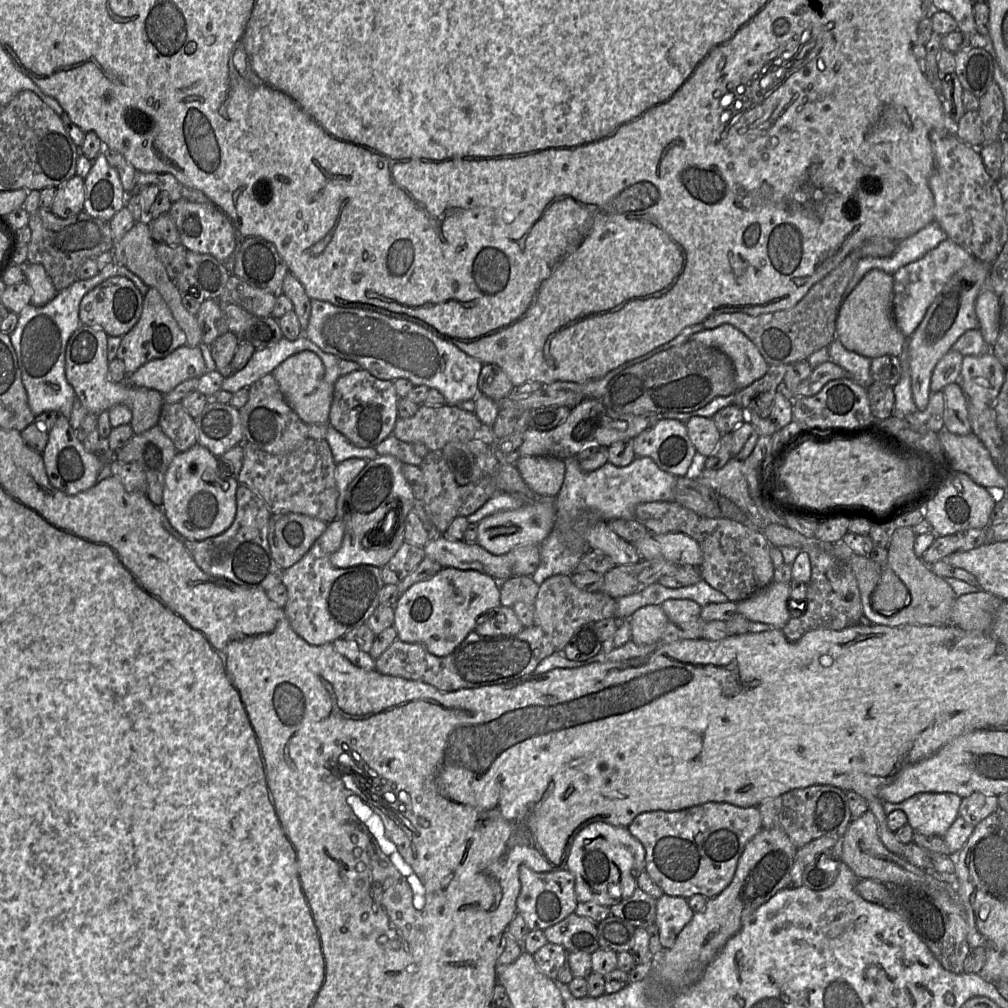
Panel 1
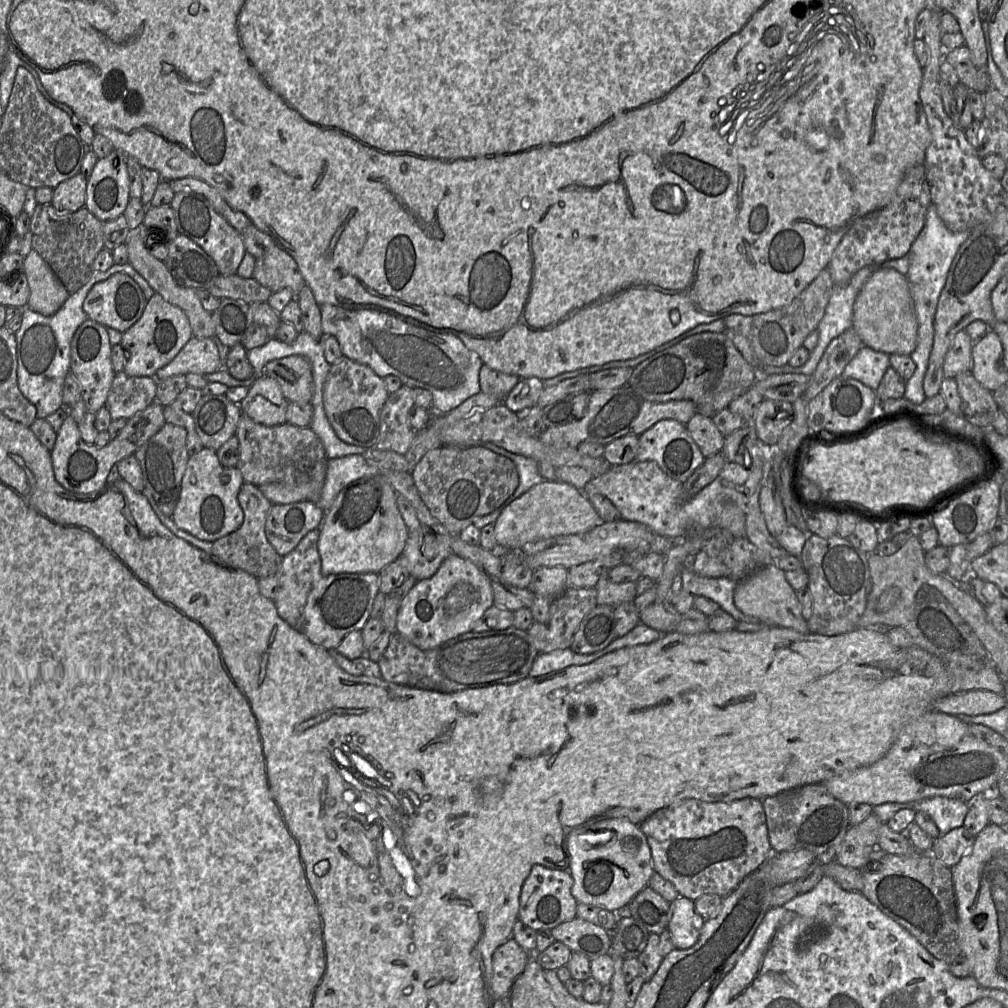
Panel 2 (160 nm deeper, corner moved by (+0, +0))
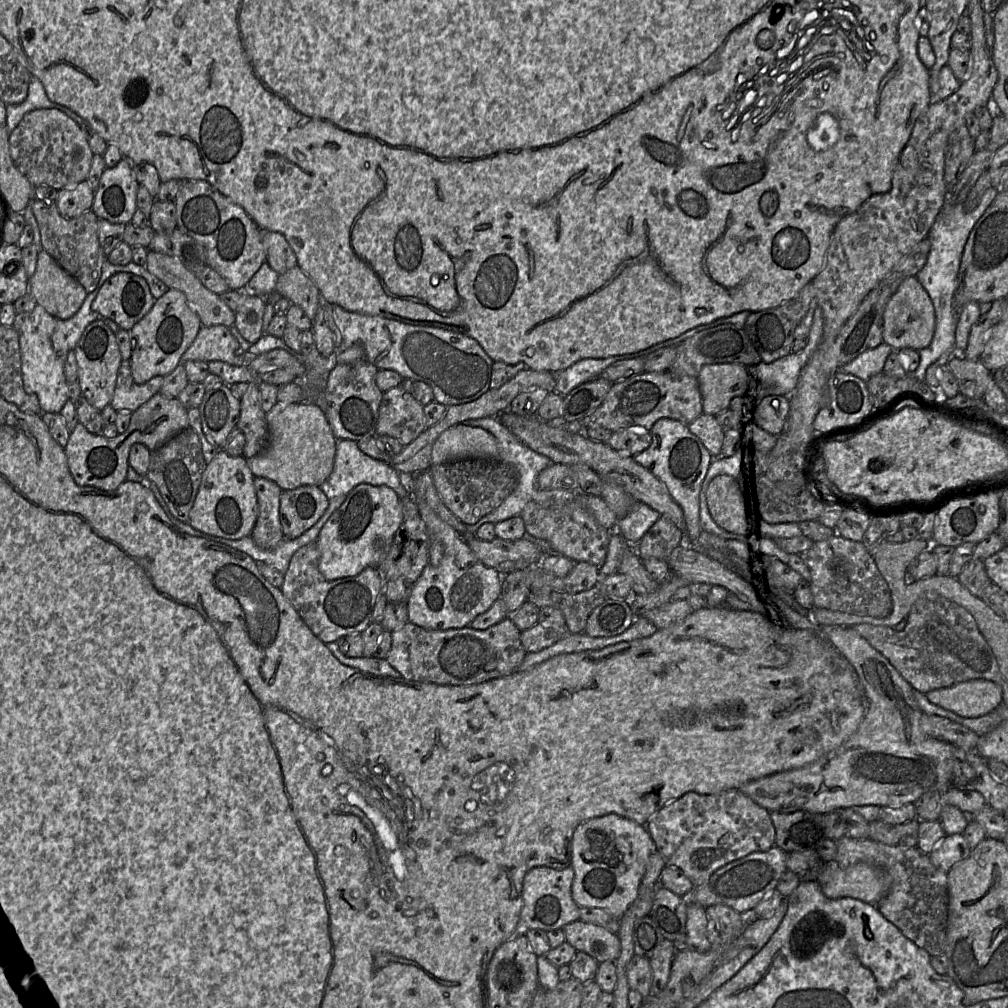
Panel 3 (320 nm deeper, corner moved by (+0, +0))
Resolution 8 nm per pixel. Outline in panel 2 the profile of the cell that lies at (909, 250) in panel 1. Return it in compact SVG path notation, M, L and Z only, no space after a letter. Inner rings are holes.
M907 254L901 258L893 259L884 261L881 264L871 264L867 265L860 270L858 270L850 279L849 283L846 286L834 286L832 295L829 299L829 302L826 306L825 313L821 321L819 322L817 331L818 331L818 342L816 347L810 352L809 359L806 361L805 364L803 364L800 367L792 367L788 364L784 366L761 366L760 369L758 369L759 375L771 375L771 374L783 374L783 373L800 373L805 374L808 376L811 376L825 349L829 345L829 343L842 334L846 329L852 327L852 320L853 320L853 305L855 302L855 299L863 287L863 285L866 283L866 281L871 277L871 275L876 272L877 270L881 268L892 268L898 271L899 273L903 275L907 275L908 269L909 269L909 258Z

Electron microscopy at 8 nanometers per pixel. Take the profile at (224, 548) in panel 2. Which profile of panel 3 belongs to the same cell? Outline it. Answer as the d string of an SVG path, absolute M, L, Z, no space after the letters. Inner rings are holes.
M255 477L259 515L250 537L265 550L274 549L283 540L280 522L280 498L283 490L267 478Z

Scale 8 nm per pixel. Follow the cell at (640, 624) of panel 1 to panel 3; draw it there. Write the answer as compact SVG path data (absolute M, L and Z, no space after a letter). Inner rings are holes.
M717 476L711 480L705 500L708 512L718 527L740 536L758 533L755 514L738 498L732 478Z

